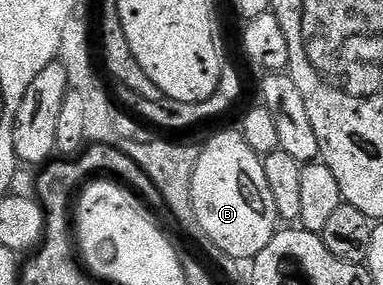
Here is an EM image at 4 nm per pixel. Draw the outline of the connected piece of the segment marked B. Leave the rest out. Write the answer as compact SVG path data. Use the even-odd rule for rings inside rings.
M238 129L212 136L206 148L199 150L196 173L192 177L194 223L228 257L252 261L280 230L276 201L262 160L263 156L254 152Z

